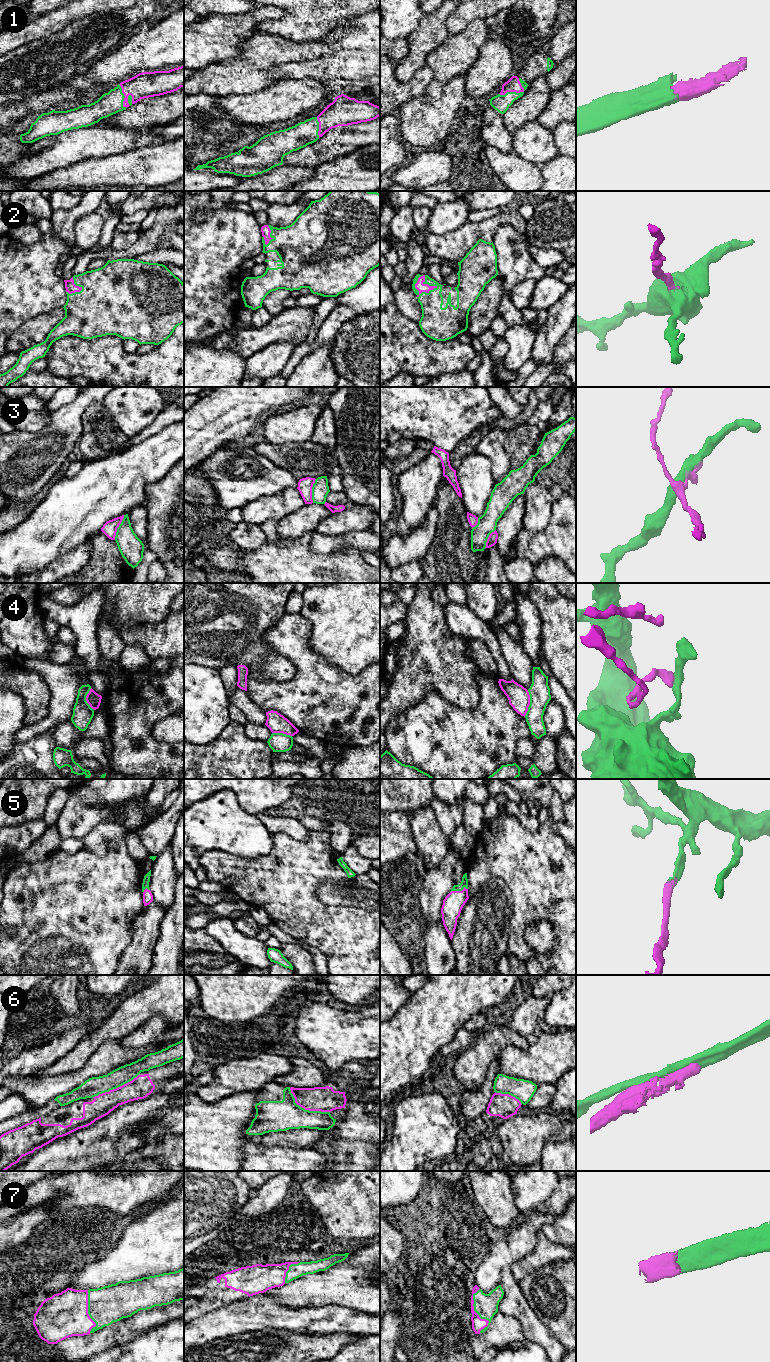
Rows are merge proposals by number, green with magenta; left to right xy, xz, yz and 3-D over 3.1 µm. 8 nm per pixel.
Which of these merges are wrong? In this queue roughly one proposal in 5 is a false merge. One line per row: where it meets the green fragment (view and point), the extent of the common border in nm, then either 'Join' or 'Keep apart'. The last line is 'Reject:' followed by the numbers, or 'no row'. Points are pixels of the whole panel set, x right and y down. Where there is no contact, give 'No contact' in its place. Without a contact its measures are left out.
1: Touches green at yz (512, 92). Shared border 220 nm. Join
2: Touches green at yz (424, 292). Shared border 200 nm. Join
3: Touches green at xy (118, 527). Shared border 220 nm. Keep apart
4: Touches green at yz (530, 703). Shared border 220 nm. Keep apart
5: Touches green at yz (458, 890). Shared border 150 nm. Join
6: Touches green at xz (304, 1109). Shared border 380 nm. Keep apart
7: Touches green at yz (476, 1312). Shared border 360 nm. Join
Reject: 3, 4, 6

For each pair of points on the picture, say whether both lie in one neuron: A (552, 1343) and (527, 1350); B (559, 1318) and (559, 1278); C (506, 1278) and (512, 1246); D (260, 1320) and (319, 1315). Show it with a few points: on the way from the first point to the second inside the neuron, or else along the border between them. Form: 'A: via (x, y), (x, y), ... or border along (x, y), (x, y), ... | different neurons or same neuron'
A: border along (525, 1338), (538, 1343), (546, 1351) | different neurons
B: via (559, 1308), (559, 1288) | same neuron
C: border along (509, 1266), (505, 1266), (502, 1269), (500, 1284) | different neurons
D: via (275, 1318), (304, 1318) | same neuron

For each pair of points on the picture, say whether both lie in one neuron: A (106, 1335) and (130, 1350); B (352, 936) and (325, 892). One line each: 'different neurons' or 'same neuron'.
A: different neurons
B: different neurons

